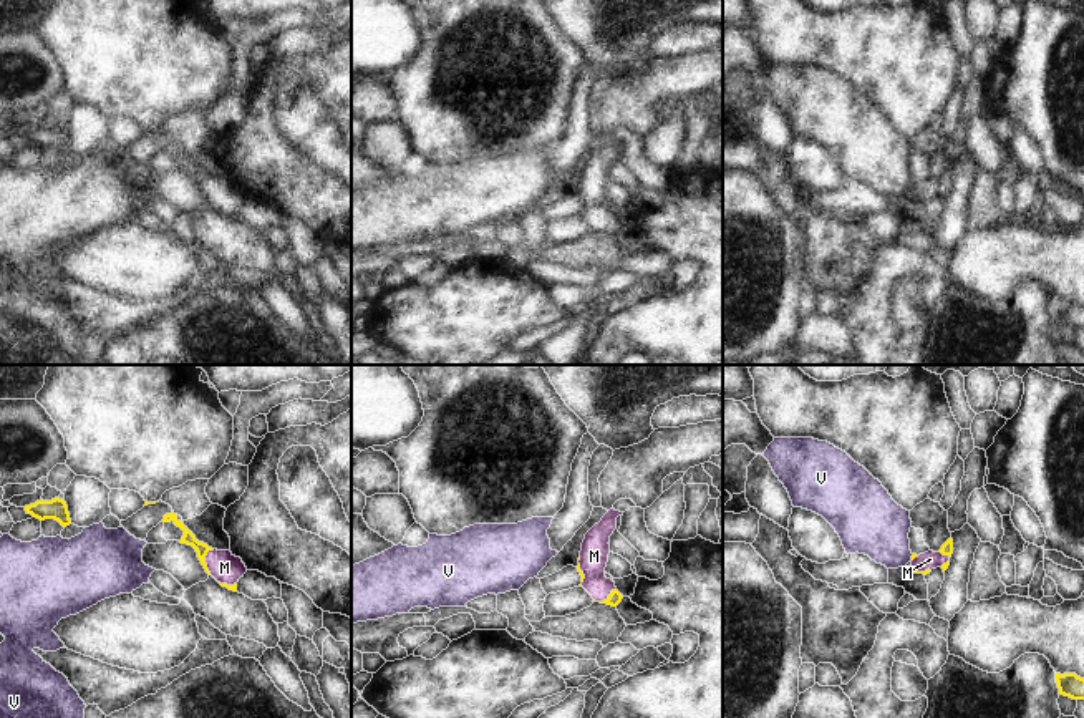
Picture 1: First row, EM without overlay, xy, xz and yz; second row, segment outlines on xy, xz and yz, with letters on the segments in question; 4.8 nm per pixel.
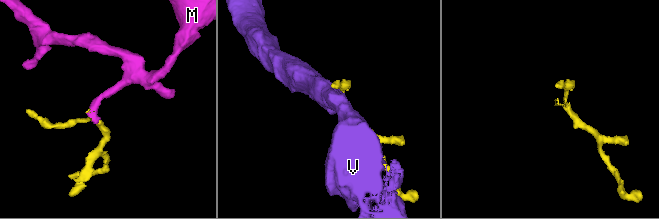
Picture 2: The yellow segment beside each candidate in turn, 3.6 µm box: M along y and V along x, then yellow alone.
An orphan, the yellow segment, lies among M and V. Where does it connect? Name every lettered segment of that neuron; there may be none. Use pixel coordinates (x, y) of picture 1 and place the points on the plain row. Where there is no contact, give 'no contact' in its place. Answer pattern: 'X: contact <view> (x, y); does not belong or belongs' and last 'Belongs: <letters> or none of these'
M: contact xy (204, 189); belongs
V: contact yz (912, 186); does not belong
Belongs: M

